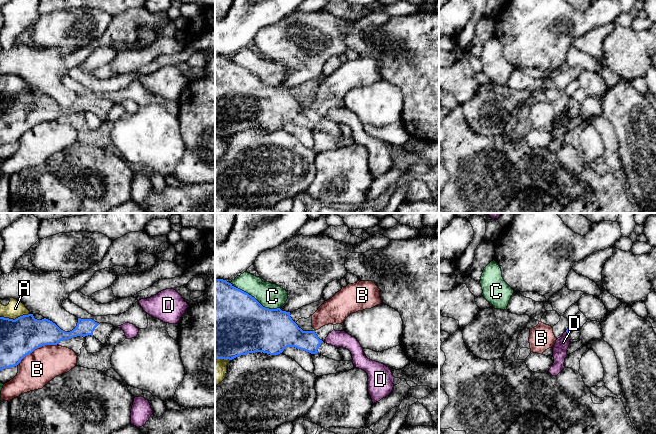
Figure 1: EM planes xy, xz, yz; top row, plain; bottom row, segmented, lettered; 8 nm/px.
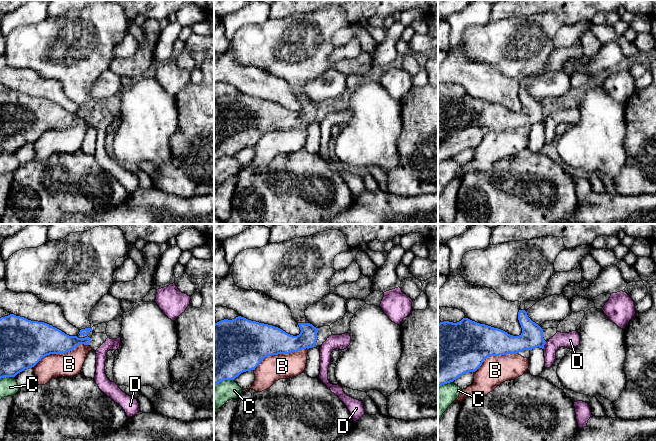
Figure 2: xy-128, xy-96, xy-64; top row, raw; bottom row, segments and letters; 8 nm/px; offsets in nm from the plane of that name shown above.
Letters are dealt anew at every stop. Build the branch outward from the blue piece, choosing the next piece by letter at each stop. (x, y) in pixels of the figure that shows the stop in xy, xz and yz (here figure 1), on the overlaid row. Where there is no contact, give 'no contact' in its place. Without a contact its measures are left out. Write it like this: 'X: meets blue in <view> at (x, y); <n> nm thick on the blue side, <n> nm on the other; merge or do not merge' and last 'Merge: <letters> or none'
A: meets blue in xy at (16, 318); 300 nm thick on the blue side, 140 nm on the other; do not merge
B: meets blue in xy at (36, 348); 300 nm thick on the blue side, 280 nm on the other; do not merge
C: meets blue in xz at (254, 298); 500 nm thick on the blue side, 200 nm on the other; do not merge
D: meets blue in yz at (567, 333); 40 nm thick on the blue side, 110 nm on the other; do not merge
Merge: none

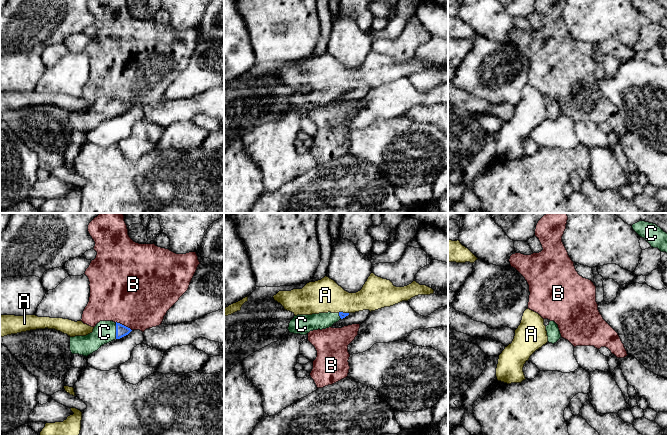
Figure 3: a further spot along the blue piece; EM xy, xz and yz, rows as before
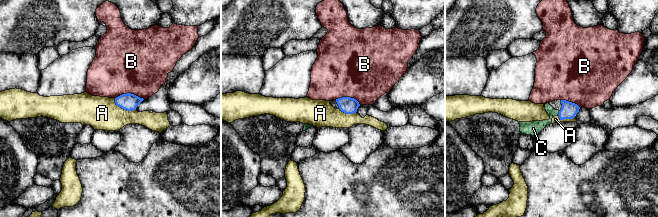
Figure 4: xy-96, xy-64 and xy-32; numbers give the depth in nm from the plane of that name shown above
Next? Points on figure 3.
A: meets blue in xz at (342, 312); 50 nm thick on the blue side, 260 nm on the other; do not merge
B: meets blue in xy at (123, 325); 90 nm thick on the blue side, 500 nm on the other; do not merge
C: meets blue in xy at (116, 331); 90 nm thick on the blue side, 180 nm on the other; merge
Merge: C

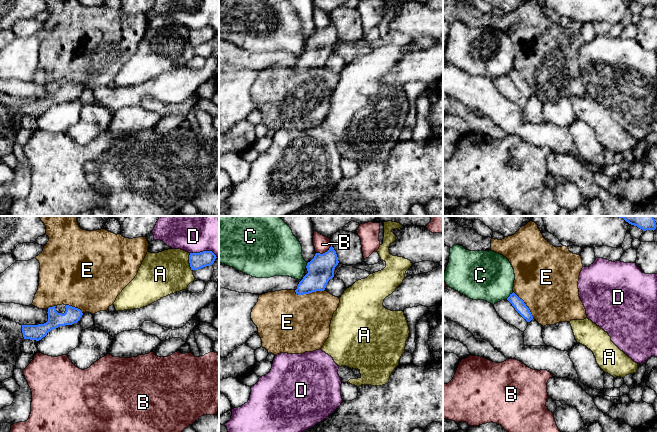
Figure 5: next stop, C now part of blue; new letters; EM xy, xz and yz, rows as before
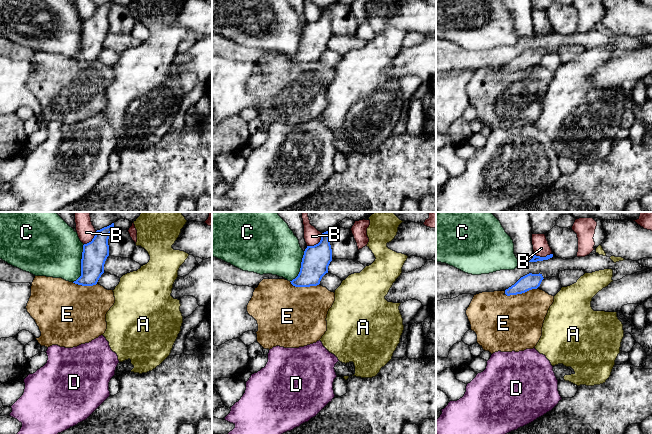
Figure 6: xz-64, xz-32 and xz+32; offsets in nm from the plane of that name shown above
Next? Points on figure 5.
A: meets blue in xy at (189, 262); 130 nm thick on the blue side, 360 nm on the other; do not merge
B: meets blue in xz at (325, 252); 220 nm thick on the blue side, 130 nm on the other; do not merge
C: meets blue in yz at (510, 295); 90 nm thick on the blue side, 400 nm on the other; do not merge
D: meets blue in xy at (204, 251); 130 nm thick on the blue side, 500 nm on the other; do not merge
E: meets blue in xz at (309, 292); 220 nm thick on the blue side, 440 nm on the other; do not merge
Merge: none

